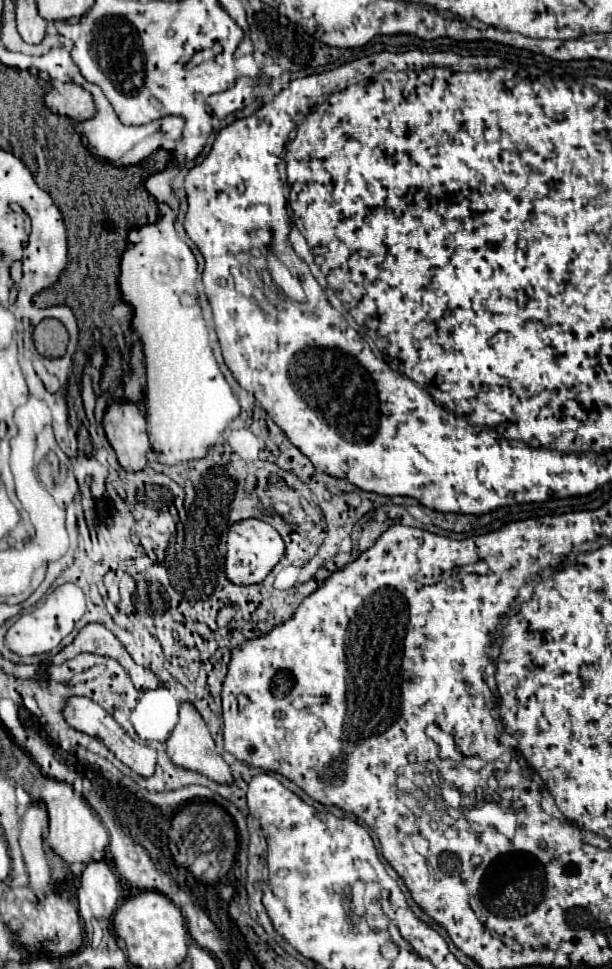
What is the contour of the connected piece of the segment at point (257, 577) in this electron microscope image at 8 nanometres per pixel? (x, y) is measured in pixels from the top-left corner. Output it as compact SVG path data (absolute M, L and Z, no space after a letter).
M259 520L235 522L229 528L229 536L227 536L225 576L233 584L245 584L245 586L249 586L249 584L261 584L267 578L267 574L279 564L279 560L283 556L285 556L283 538L279 536L279 532L271 524L259 522Z

